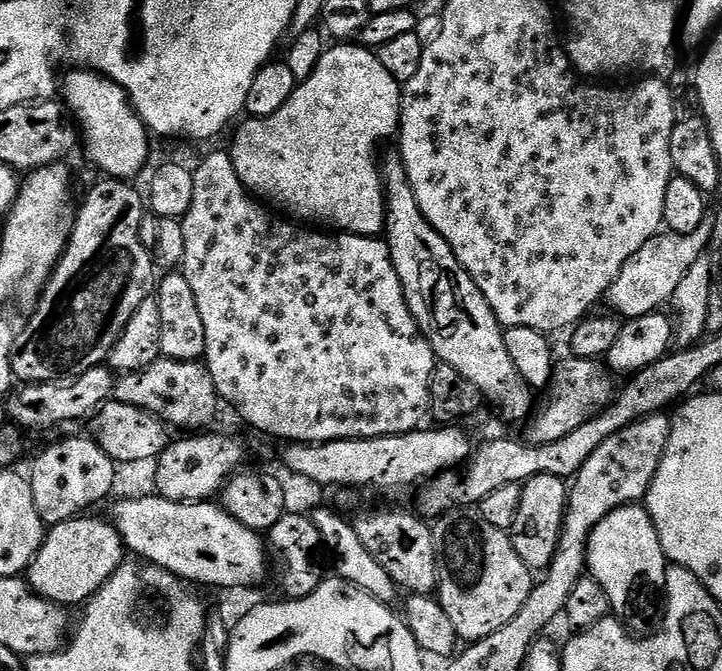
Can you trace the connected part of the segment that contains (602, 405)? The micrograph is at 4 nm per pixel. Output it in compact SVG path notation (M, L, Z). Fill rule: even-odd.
M572 356L555 365L552 369L552 382L546 389L544 401L539 401L538 407L533 411L527 421L527 443L530 444L553 444L566 434L574 434L578 426L586 426L590 418L594 418L600 412L608 409L608 405L615 401L618 395L617 377L603 359L587 360Z

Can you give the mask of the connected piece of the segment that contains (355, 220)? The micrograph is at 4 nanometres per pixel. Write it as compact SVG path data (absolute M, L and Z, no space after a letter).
M340 42L332 47L324 51L314 74L310 74L308 80L301 80L297 83L290 102L286 102L286 106L282 106L282 110L278 110L278 114L245 119L245 124L237 130L236 137L232 140L230 155L234 162L234 170L238 170L238 178L244 183L249 193L263 201L265 205L271 206L277 213L283 214L296 222L313 220L316 223L313 225L324 230L335 230L340 234L379 237L386 228L386 197L382 172L376 169L376 147L383 140L388 140L391 136L393 139L397 135L400 126L402 86L396 81L394 74L389 74L386 66L382 66L379 55L373 49L363 47L356 42Z

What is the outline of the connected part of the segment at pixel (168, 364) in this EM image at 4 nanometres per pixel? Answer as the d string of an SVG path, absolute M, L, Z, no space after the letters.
M167 358L155 360L150 367L141 372L121 375L116 381L114 396L123 404L147 408L159 416L169 429L185 428L185 433L188 434L211 429L208 427L211 426L216 411L222 408L221 398L203 363L183 364Z

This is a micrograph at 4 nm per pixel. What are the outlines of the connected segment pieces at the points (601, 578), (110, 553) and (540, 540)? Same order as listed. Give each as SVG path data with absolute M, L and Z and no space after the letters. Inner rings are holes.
M639 503L627 504L602 518L588 539L587 571L596 579L598 586L606 590L606 598L610 598L612 612L636 634L652 634L657 631L662 609L666 604L668 587L669 560L665 558L662 542L658 542L658 530L650 518L647 507Z
M85 514L47 529L42 546L26 573L28 586L37 596L61 606L83 606L125 564L126 549L118 530L107 519L95 520L94 517Z
M538 474L522 486L522 506L518 506L518 518L510 529L512 545L518 550L518 558L533 570L547 570L558 550L560 531L564 525L564 512L568 508L569 485L554 474Z

